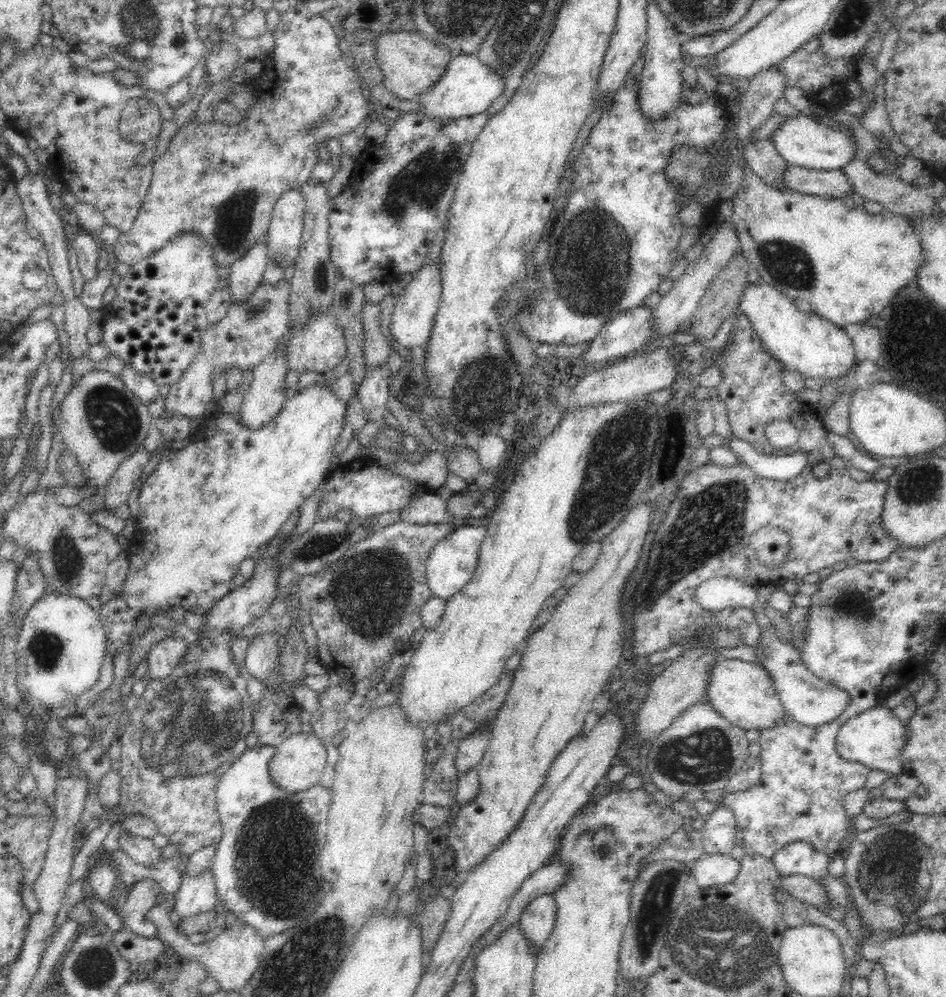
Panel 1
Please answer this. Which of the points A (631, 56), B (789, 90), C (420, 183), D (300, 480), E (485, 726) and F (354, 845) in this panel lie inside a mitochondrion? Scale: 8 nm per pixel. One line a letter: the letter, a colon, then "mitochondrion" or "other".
A: other
B: other
C: mitochondrion
D: other
E: other
F: other

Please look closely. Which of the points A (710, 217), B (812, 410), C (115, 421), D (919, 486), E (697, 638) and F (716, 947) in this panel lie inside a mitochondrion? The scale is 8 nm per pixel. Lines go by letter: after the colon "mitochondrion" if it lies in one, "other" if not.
A: other
B: other
C: mitochondrion
D: mitochondrion
E: other
F: mitochondrion

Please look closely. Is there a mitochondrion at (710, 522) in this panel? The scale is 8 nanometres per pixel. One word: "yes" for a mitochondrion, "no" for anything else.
yes

